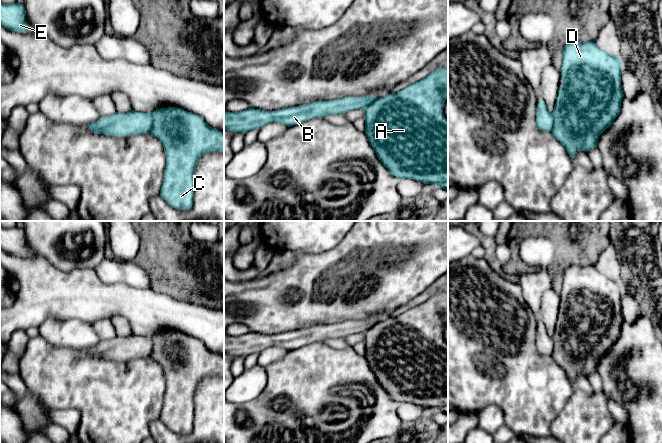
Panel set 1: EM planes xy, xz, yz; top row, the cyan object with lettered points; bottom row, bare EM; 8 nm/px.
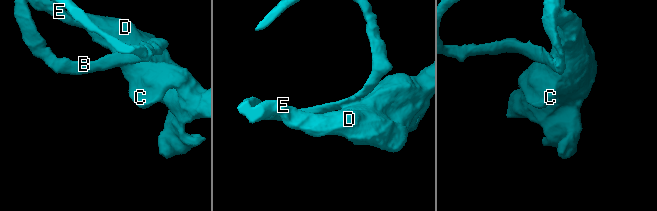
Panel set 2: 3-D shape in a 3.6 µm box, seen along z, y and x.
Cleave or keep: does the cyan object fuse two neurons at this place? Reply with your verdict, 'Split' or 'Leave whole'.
Leave whole

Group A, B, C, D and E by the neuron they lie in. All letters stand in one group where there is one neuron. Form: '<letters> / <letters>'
A B C D E

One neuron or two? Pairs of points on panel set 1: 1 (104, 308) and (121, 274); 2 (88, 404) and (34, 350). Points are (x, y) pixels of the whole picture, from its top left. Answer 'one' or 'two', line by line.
1: two
2: one

